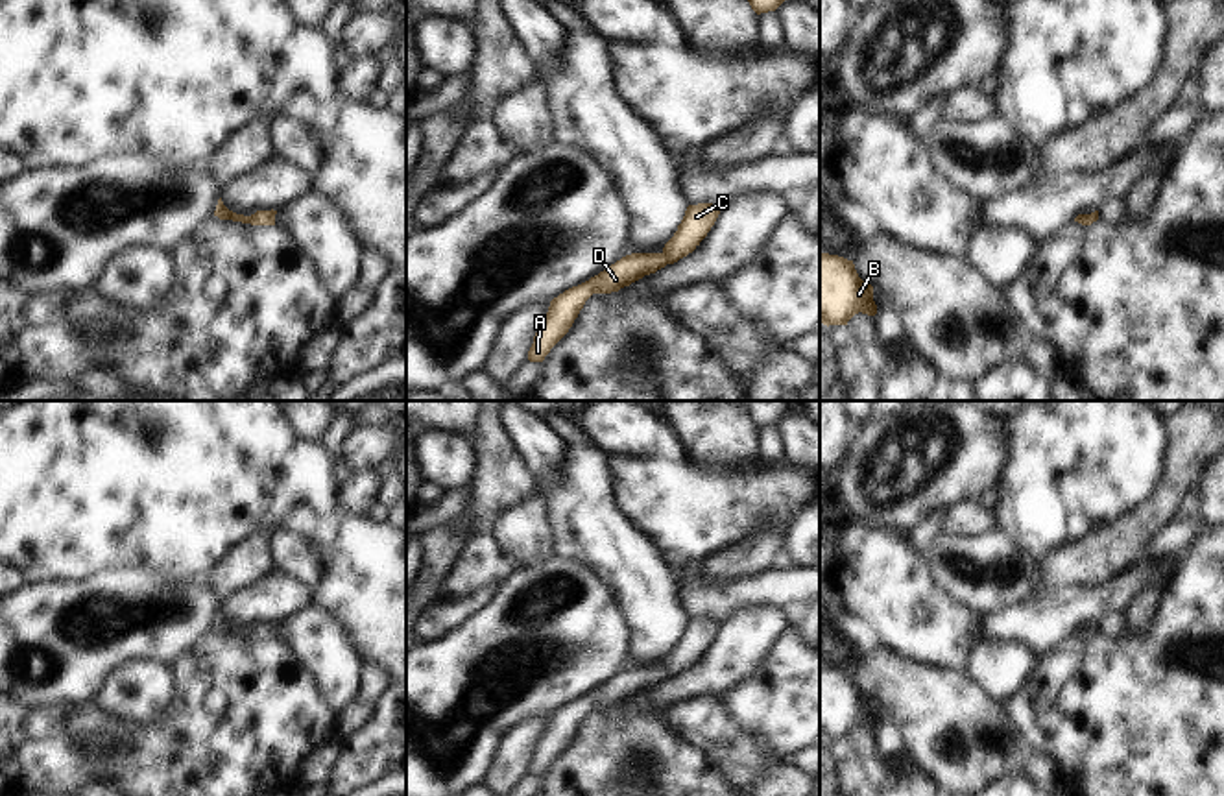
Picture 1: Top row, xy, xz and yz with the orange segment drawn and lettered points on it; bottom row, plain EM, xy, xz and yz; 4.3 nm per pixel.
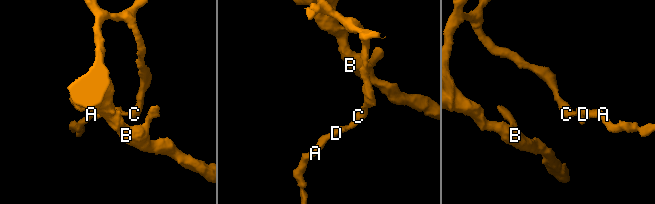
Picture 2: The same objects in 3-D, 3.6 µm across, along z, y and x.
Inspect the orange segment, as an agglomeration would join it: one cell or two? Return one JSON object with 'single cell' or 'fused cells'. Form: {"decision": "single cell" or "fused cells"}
{"decision": "single cell"}

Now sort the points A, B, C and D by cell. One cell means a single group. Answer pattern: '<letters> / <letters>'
A B C D

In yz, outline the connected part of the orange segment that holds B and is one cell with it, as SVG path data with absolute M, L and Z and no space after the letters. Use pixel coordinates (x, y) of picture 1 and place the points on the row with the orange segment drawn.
M820 253L820 321L847 325L858 312L877 314L873 286L858 277L853 260Z

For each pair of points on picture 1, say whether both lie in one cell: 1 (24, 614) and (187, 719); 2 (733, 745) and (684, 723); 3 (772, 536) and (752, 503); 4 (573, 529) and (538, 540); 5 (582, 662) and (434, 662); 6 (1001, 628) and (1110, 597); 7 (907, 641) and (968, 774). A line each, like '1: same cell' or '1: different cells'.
1: different cells
2: same cell
3: different cells
4: different cells
5: same cell
6: same cell
7: different cells

